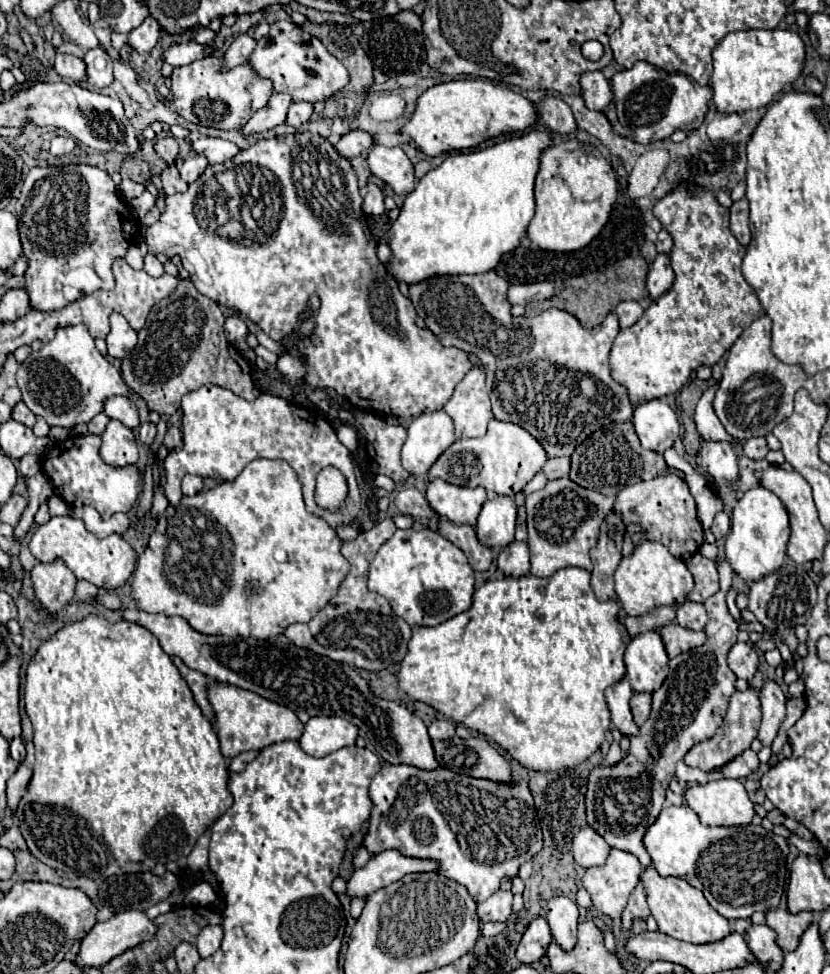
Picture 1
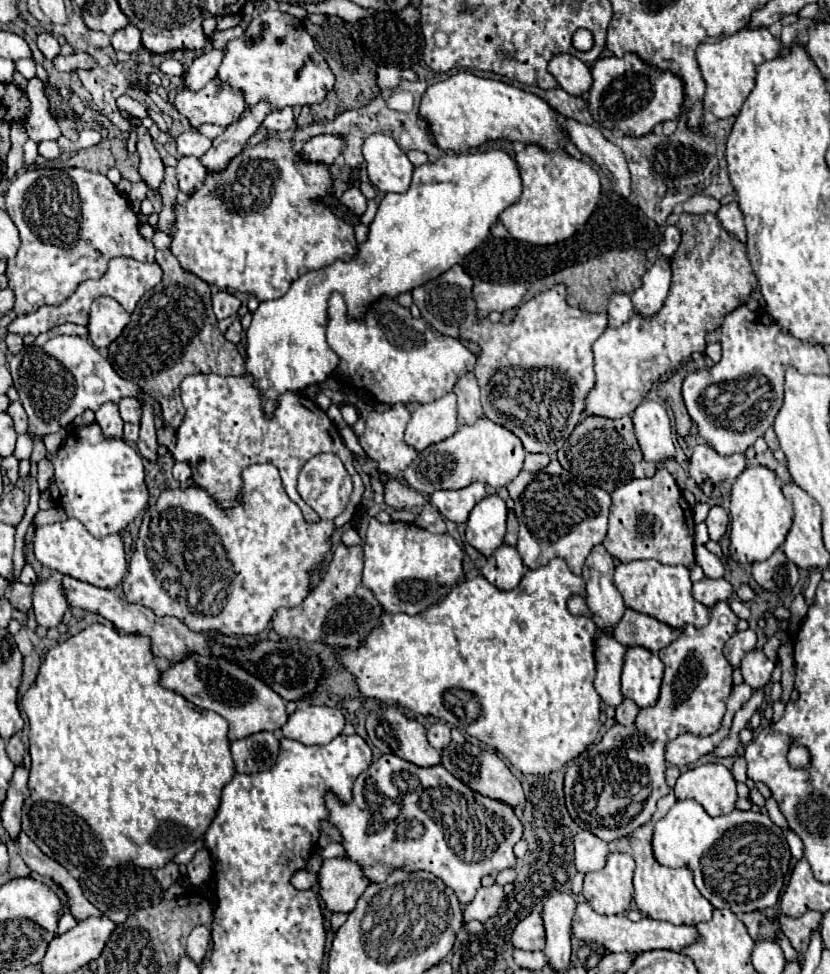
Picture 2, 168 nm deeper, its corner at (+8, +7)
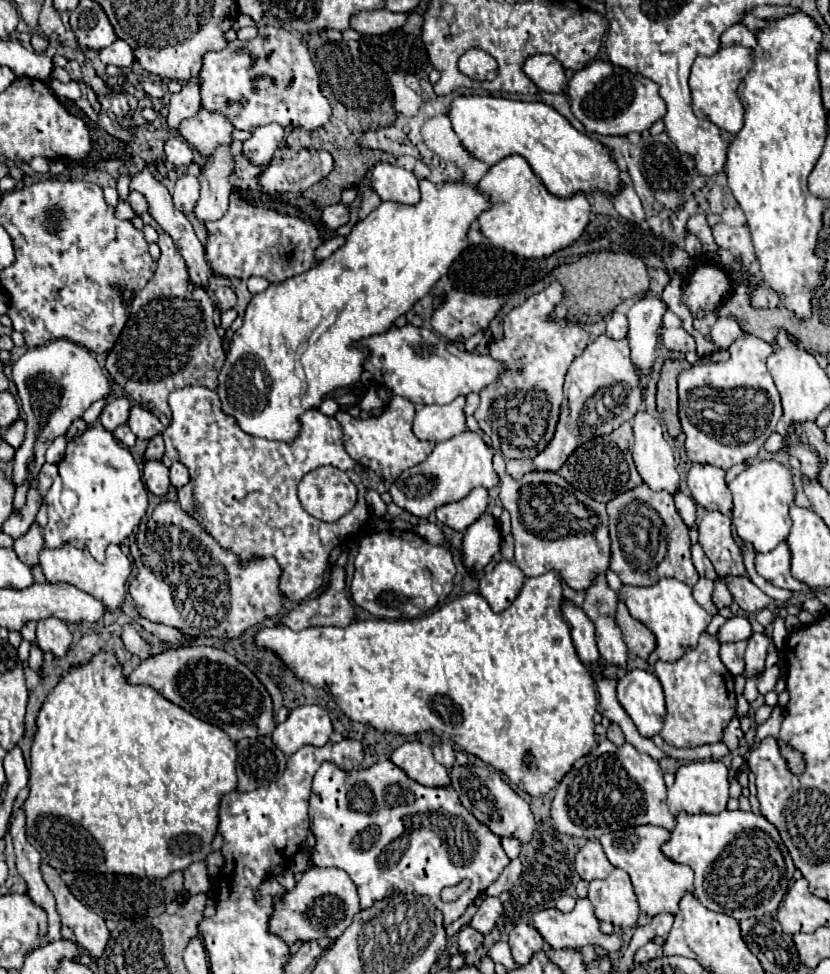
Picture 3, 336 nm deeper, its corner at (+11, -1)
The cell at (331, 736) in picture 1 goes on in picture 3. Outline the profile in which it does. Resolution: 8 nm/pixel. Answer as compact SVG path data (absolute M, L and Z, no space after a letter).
M312 704L290 710L288 718L274 728L272 740L286 756L290 756L302 746L324 746L330 734L332 722L328 712Z

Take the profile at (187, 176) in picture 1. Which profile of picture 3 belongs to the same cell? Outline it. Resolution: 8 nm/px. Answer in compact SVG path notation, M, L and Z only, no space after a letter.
M186 174L178 178L178 182L174 184L174 192L172 192L172 202L176 210L190 214L198 202L198 196L200 196L200 184L196 176Z

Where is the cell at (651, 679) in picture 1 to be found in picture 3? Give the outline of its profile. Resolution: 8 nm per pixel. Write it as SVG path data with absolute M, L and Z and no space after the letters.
M632 670L618 682L618 700L636 724L640 736L652 738L664 726L664 692L660 680L646 670Z

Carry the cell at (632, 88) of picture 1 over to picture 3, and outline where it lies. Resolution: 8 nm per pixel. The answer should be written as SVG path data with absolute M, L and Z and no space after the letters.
M594 60L580 72L574 72L574 76L568 82L566 94L570 98L572 114L584 124L588 132L594 134L606 136L626 136L630 132L640 134L648 130L656 120L660 120L666 112L656 82L640 74L630 74L624 68L618 68L602 60Z

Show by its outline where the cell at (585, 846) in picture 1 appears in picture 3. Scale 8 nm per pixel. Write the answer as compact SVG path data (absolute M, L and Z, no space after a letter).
M588 840L576 854L576 872L584 880L596 880L596 878L608 878L608 874L614 870L614 866L604 856L604 850L598 842Z

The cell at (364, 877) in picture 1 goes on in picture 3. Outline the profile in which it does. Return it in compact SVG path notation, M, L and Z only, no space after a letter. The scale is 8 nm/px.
M308 868L300 874L300 880L292 890L286 890L282 896L272 896L272 906L268 930L280 936L288 946L320 938L336 940L352 924L354 914L360 912L356 886L340 868Z

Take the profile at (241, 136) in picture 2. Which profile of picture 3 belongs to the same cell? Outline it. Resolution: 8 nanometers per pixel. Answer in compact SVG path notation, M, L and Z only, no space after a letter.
M218 146L212 154L212 160L208 160L206 168L200 174L202 192L200 200L194 206L194 216L200 220L200 224L220 220L228 210L228 196L232 192L228 176L232 168L234 164L230 156L230 146Z

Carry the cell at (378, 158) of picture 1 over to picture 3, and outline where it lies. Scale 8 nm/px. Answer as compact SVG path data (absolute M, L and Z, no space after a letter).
M378 162L372 170L370 184L382 200L400 202L408 206L414 206L420 202L420 190L418 190L416 176L400 166Z

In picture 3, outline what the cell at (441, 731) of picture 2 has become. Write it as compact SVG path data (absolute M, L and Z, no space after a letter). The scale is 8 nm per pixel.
M440 742L434 746L434 758L448 770L452 770L456 758L454 758L454 748L450 742Z

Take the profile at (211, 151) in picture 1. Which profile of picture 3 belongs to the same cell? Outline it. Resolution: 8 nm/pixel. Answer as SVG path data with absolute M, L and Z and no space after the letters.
M168 138L164 142L164 160L174 166L188 166L192 162L192 148L182 138Z

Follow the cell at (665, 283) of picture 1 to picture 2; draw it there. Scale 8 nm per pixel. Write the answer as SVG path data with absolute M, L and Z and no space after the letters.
M659 256L651 268L643 274L643 284L637 288L631 296L633 308L639 314L655 314L669 292L669 282L671 282L671 266L669 258Z

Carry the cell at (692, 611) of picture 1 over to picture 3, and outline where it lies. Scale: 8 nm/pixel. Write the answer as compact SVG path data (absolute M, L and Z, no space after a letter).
M720 580L714 582L714 594L712 594L712 600L718 608L724 608L724 606L730 606L732 604L732 594L728 590L728 586Z

